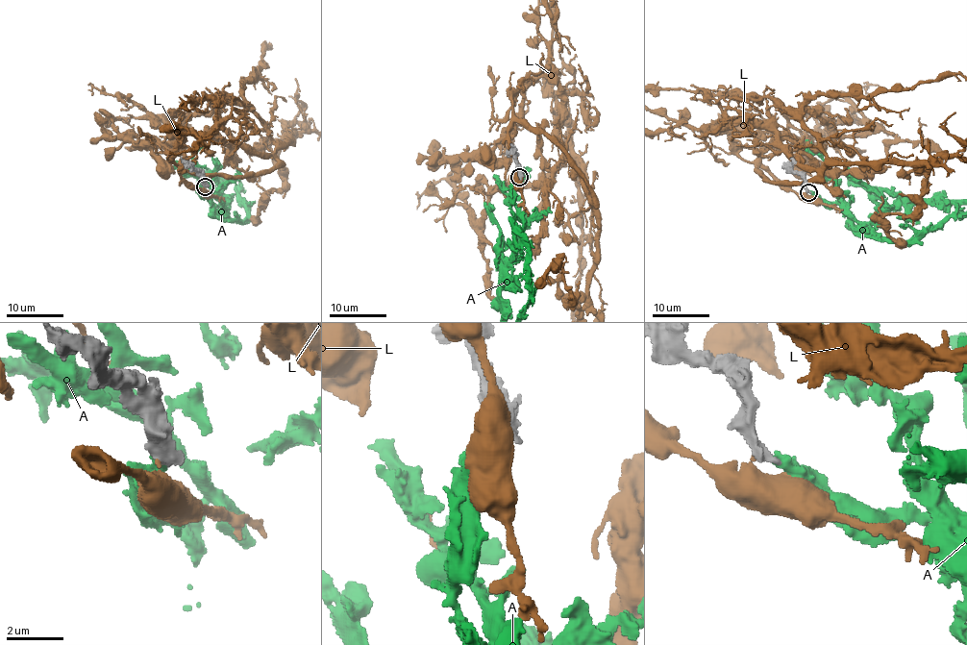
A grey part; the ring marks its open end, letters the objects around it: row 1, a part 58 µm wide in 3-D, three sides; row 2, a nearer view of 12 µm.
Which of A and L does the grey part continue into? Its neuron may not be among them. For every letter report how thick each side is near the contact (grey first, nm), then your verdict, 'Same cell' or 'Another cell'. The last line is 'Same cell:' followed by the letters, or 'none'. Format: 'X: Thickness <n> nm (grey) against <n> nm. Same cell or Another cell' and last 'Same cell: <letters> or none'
A: Thickness 440 nm (grey) against 400 nm. Same cell
L: Thickness 550 nm (grey) against 360 nm. Another cell
Same cell: A

